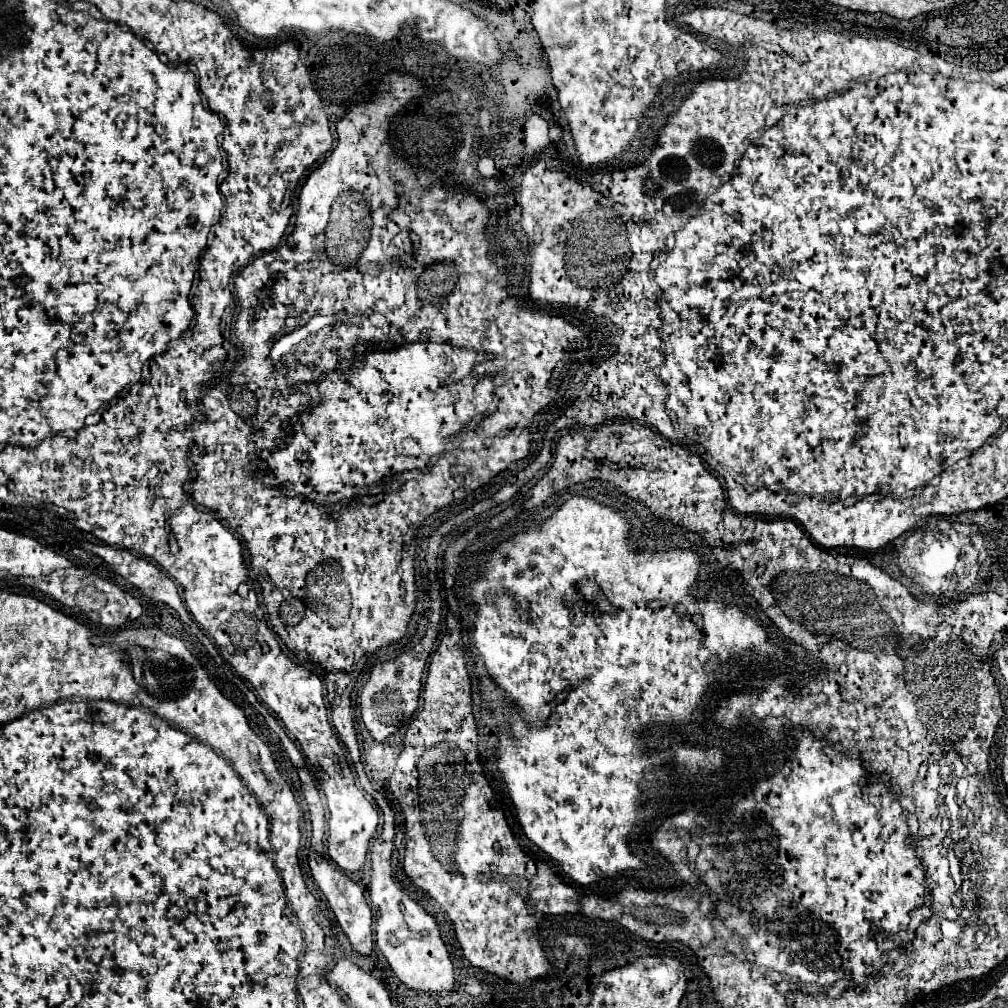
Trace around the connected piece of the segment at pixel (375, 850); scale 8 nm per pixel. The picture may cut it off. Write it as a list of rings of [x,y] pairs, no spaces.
[[[383,822],[383,830],[379,838],[371,846],[371,884],[369,884],[369,900],[373,910],[373,930],[375,940],[383,956],[387,958],[395,976],[411,990],[419,992],[443,992],[453,990],[455,976],[453,964],[449,960],[449,952],[445,942],[441,940],[439,926],[433,916],[427,914],[415,900],[407,894],[403,896],[399,884],[393,878],[391,870],[391,848],[395,837],[395,824]]]

